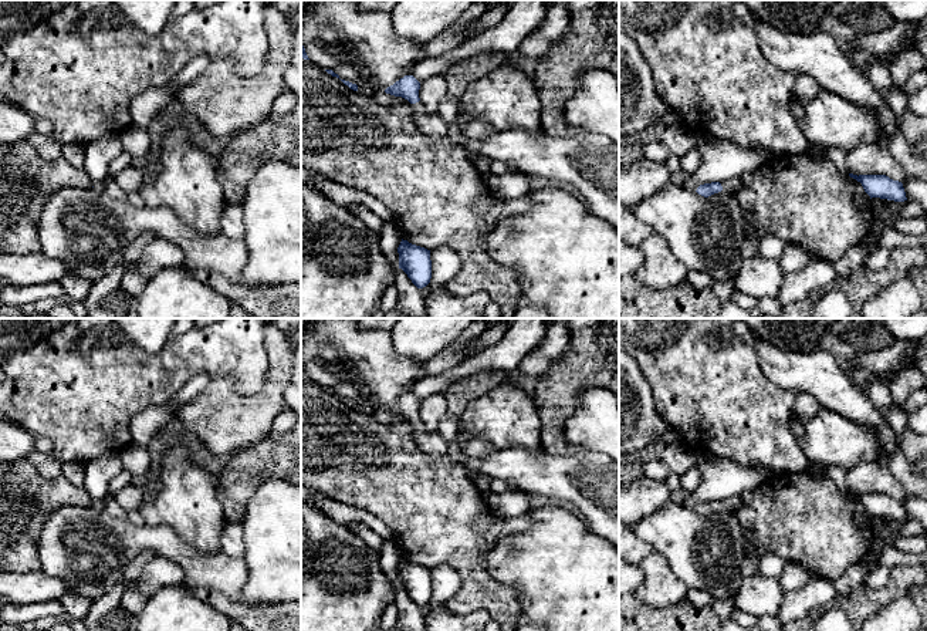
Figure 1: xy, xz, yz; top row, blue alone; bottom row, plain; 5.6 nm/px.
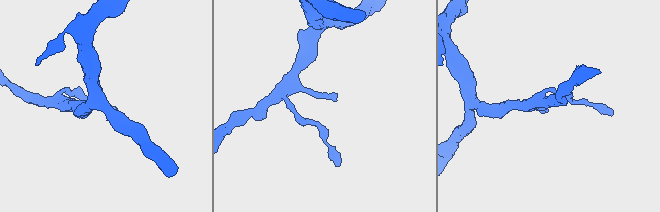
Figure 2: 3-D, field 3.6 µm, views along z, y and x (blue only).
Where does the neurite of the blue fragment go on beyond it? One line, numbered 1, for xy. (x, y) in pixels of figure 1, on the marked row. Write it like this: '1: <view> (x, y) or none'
1: none

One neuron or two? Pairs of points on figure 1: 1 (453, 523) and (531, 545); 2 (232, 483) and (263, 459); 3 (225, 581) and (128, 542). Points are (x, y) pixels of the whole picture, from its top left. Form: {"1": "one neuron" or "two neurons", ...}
{"1": "two neurons", "2": "one neuron", "3": "one neuron"}

